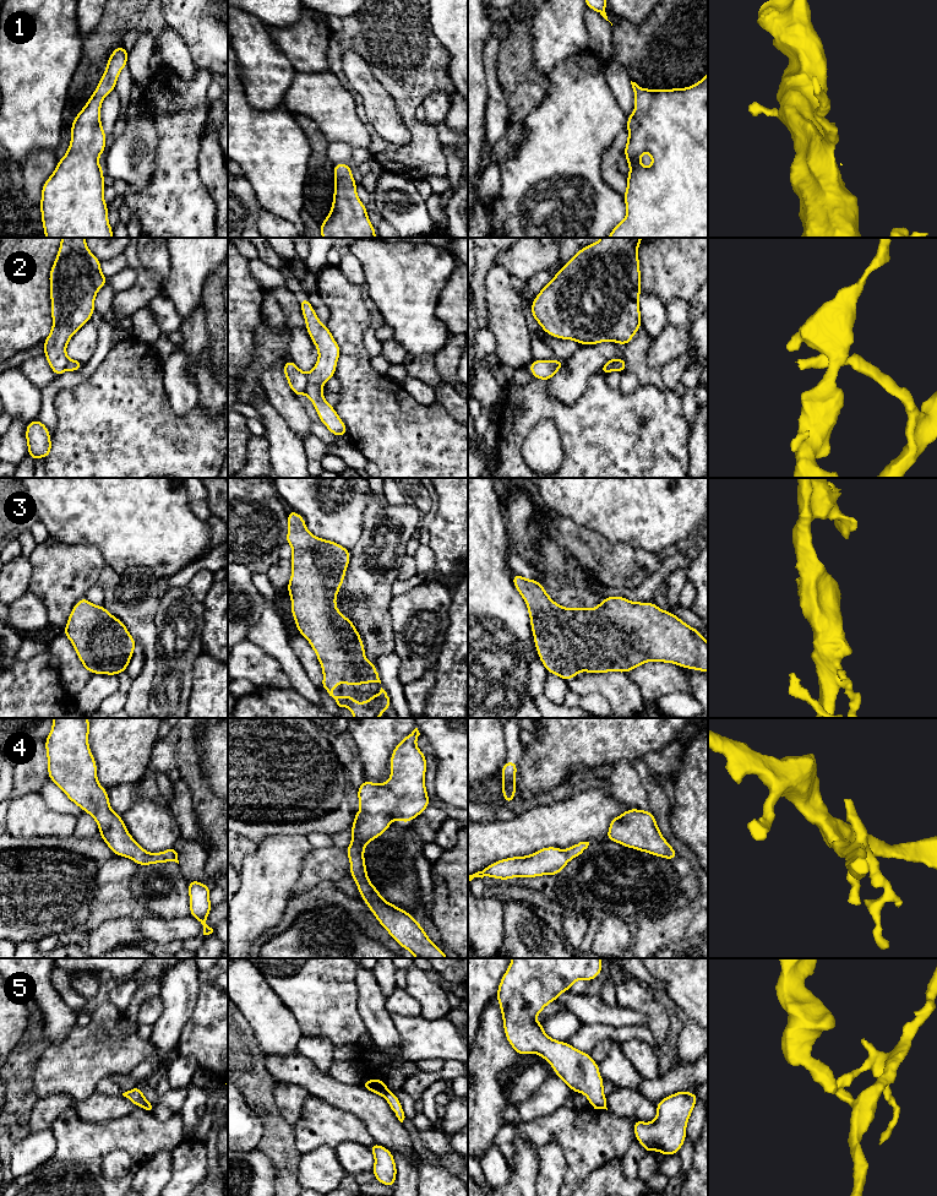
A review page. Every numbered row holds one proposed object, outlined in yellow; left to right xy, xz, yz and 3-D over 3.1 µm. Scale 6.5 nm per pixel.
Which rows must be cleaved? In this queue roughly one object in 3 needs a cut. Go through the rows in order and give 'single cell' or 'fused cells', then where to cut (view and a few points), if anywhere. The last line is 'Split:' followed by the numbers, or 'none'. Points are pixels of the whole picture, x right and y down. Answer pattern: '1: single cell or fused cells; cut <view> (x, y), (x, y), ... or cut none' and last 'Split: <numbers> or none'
1: single cell; cut none
2: fused cells; cut xz (308, 375), (308, 385), (304, 392)
3: single cell; cut none
4: single cell; cut none
5: fused cells; cut xy (147, 1102), (143, 1108)
Split: 2, 5

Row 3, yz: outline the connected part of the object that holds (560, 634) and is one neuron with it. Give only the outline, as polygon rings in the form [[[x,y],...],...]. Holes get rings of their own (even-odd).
[[[514,572],[512,581],[528,607],[534,643],[541,663],[548,673],[559,675],[566,683],[581,670],[592,674],[627,673],[647,662],[674,663],[682,668],[708,673],[708,642],[697,629],[688,626],[671,610],[664,611],[653,602],[631,602],[621,596],[608,596],[593,609],[563,608],[549,597],[539,581],[524,578]]]

